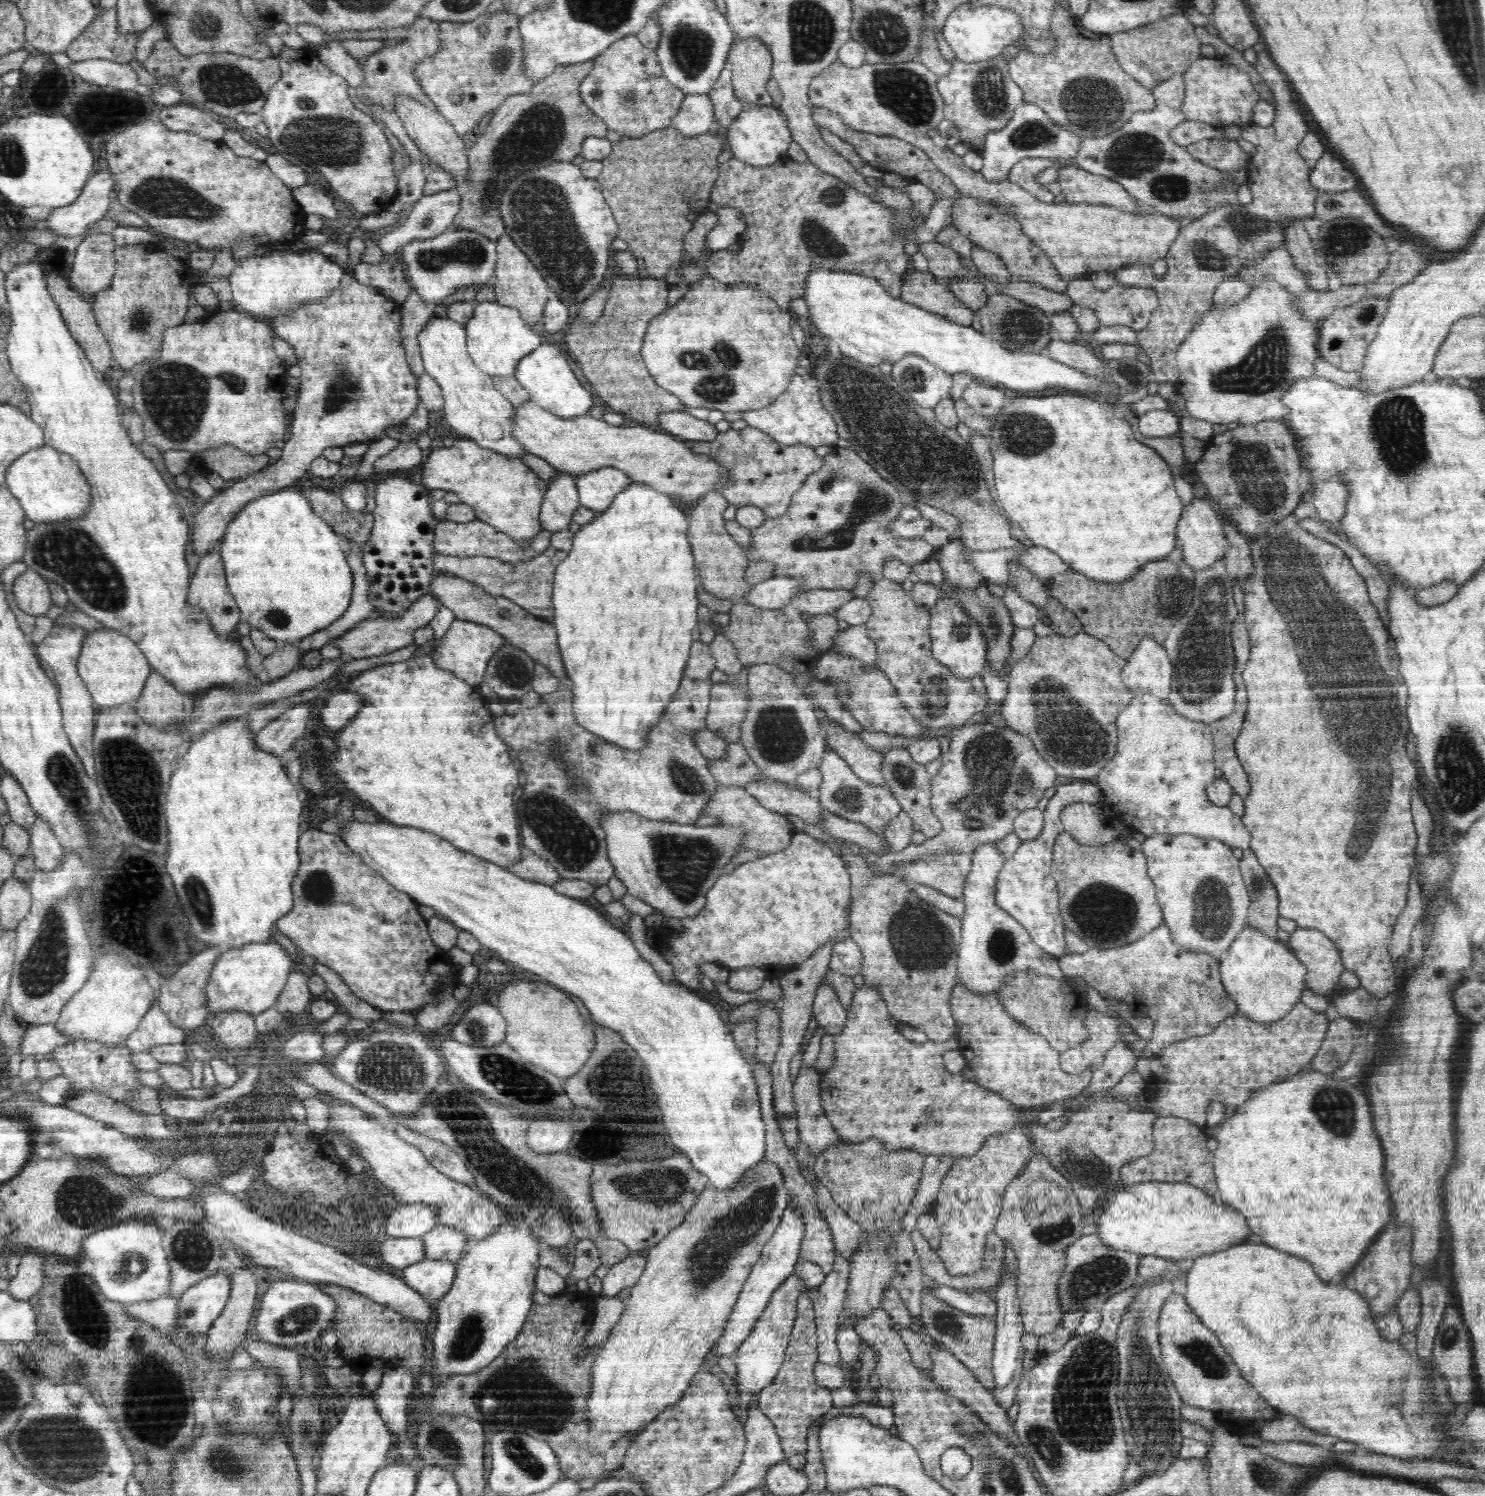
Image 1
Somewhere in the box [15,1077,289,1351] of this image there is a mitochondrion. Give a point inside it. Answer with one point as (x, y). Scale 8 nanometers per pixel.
(84, 1199)

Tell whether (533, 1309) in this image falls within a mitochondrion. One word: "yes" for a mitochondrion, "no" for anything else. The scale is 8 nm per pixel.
no

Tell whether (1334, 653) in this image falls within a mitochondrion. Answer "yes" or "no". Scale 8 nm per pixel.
yes

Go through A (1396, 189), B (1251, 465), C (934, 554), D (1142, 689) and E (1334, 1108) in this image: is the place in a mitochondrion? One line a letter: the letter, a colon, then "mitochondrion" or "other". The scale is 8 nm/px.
A: other
B: mitochondrion
C: other
D: other
E: mitochondrion

